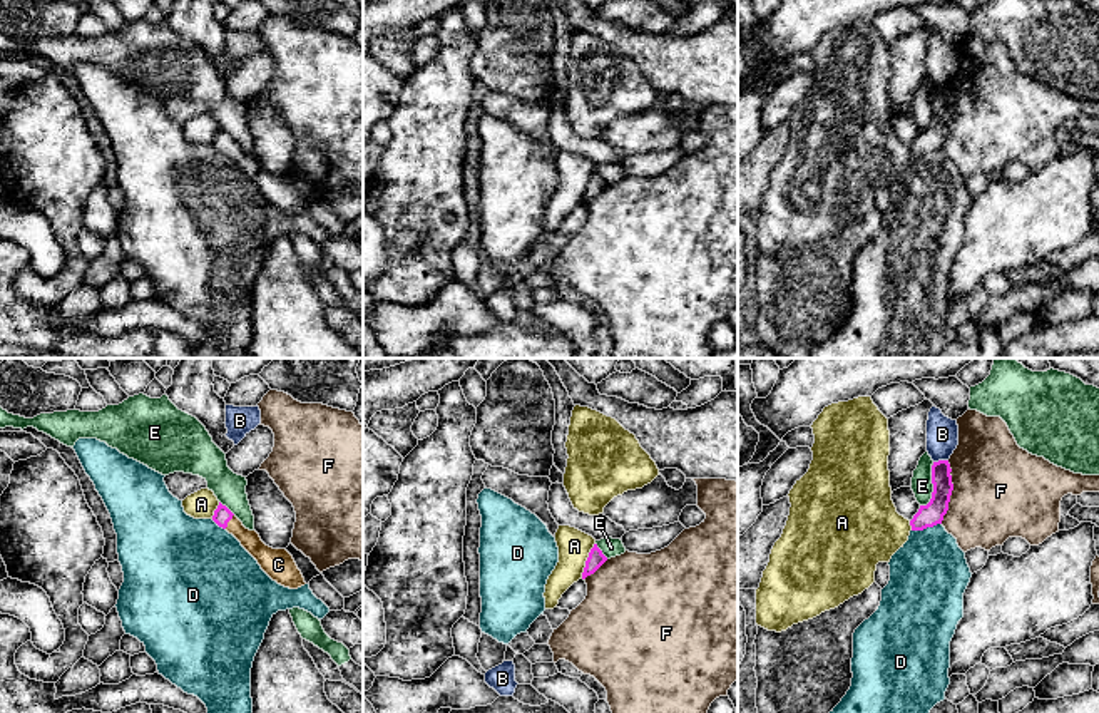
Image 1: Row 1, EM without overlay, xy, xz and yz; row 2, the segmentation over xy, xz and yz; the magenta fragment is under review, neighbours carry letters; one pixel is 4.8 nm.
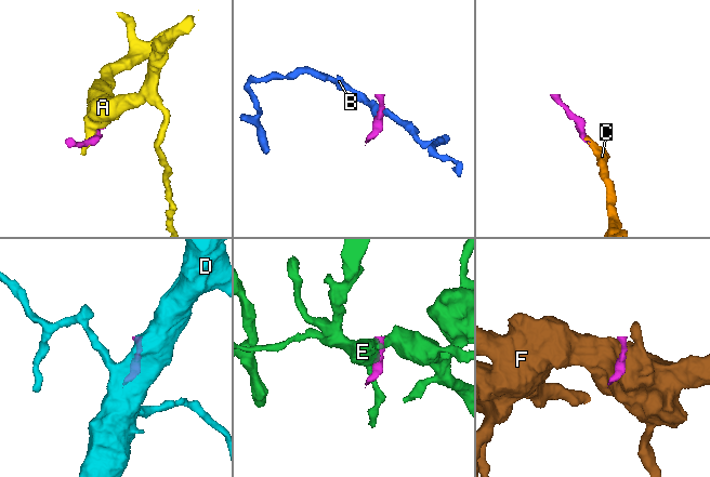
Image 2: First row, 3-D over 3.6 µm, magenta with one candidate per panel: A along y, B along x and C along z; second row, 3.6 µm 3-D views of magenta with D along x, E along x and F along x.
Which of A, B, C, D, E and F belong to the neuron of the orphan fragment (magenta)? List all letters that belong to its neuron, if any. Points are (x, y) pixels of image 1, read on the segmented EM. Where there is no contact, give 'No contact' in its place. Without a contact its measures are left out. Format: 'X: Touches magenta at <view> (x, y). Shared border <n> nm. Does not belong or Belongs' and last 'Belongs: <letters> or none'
A: Touches magenta at xz (586, 561). Shared border 190 nm. Does not belong
B: Touches magenta at yz (940, 461). Shared border 70 nm. Does not belong
C: Touches magenta at xy (230, 519). Shared border 80 nm. Belongs
D: Touches magenta at yz (925, 528). Shared border 150 nm. Does not belong
E: Touches magenta at yz (934, 487). Shared border 200 nm. Does not belong
F: Touches magenta at yz (950, 492). Shared border 300 nm. Does not belong
Belongs: C

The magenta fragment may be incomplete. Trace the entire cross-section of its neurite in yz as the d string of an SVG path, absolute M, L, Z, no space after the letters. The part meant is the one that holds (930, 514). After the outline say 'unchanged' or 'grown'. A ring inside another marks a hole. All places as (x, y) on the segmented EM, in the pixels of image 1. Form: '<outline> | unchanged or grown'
M938 460L932 465L933 492L927 505L920 505L918 512L910 521L912 531L923 531L942 524L943 516L948 510L950 495L953 490L952 469L948 460Z | unchanged

